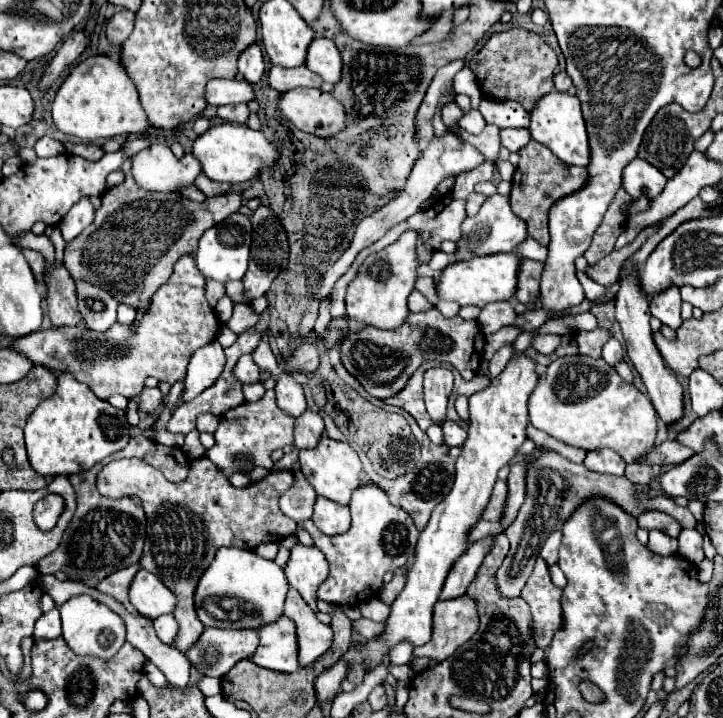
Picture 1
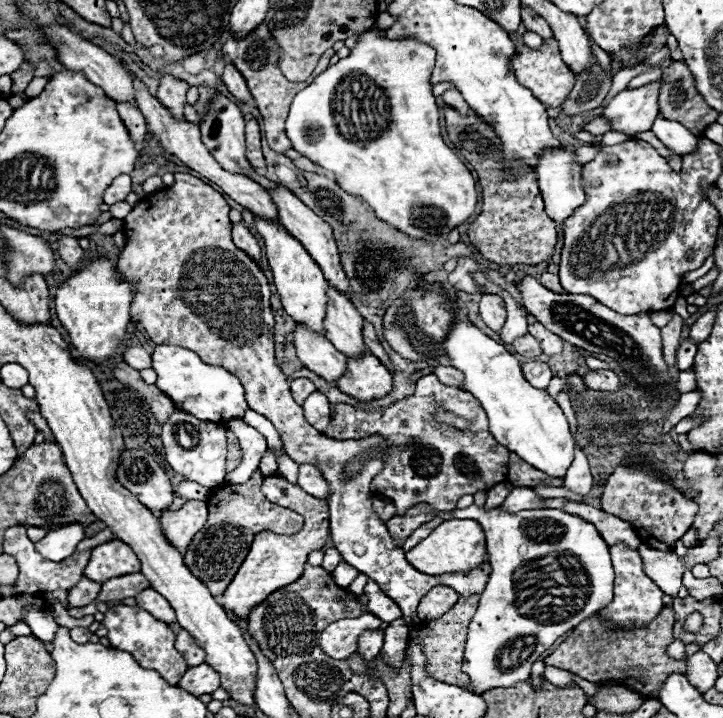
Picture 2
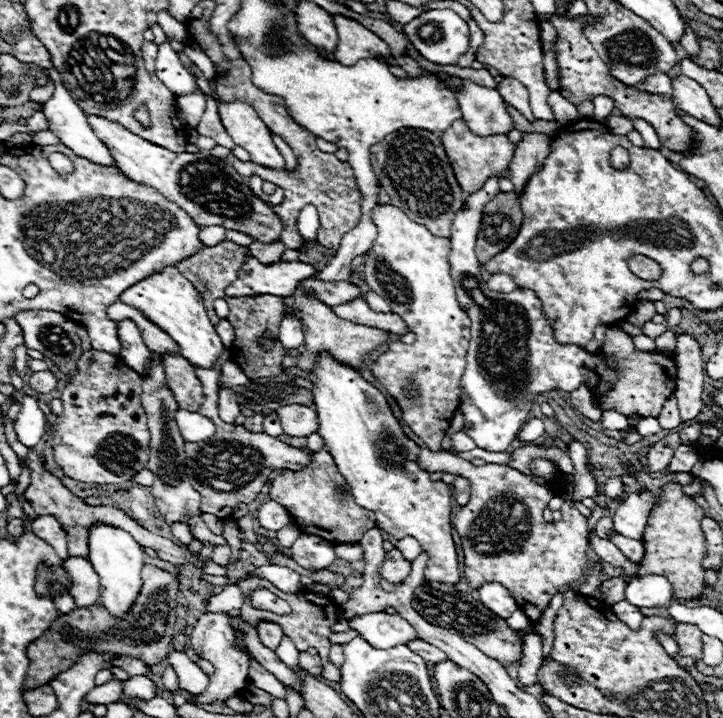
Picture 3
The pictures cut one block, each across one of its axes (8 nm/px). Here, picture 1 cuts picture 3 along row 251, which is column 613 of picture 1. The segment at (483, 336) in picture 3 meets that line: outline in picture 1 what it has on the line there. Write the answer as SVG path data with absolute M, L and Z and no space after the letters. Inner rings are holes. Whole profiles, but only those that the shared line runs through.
M602 448L602 450L592 450L586 454L584 466L592 472L600 472L600 474L614 474L614 476L624 476L624 468L626 462L620 460L620 456L610 450L610 448Z

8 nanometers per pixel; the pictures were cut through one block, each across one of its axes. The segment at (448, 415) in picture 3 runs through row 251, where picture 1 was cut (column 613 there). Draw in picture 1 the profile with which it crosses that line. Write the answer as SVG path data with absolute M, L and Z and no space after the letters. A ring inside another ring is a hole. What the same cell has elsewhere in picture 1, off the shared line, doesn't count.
M588 356L556 358L540 376L528 400L530 424L556 440L582 450L612 448L626 462L636 462L654 446L656 410L646 394L626 384L604 360Z

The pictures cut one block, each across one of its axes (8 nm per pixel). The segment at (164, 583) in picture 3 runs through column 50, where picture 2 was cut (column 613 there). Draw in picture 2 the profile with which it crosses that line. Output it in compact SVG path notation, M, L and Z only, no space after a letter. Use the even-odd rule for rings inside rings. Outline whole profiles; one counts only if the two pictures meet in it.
M662 608L660 614L644 628L636 626L612 626L612 622L602 622L604 618L592 616L580 622L568 638L544 660L546 666L562 668L568 670L584 680L590 682L624 682L624 680L634 680L640 682L636 686L626 686L634 692L640 692L642 696L658 696L658 690L662 688L664 680L668 678L670 672L686 672L686 660L674 660L668 656L668 646L674 642L672 636L672 626L674 626L674 612L672 608ZM608 630L614 630L608 632ZM612 636L612 638L610 638ZM600 638L600 640L598 640ZM606 644L606 646L602 646Z

